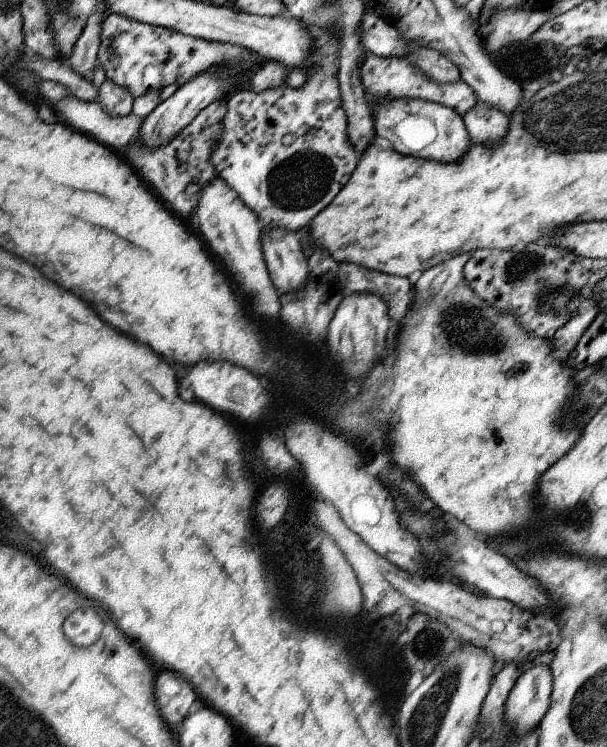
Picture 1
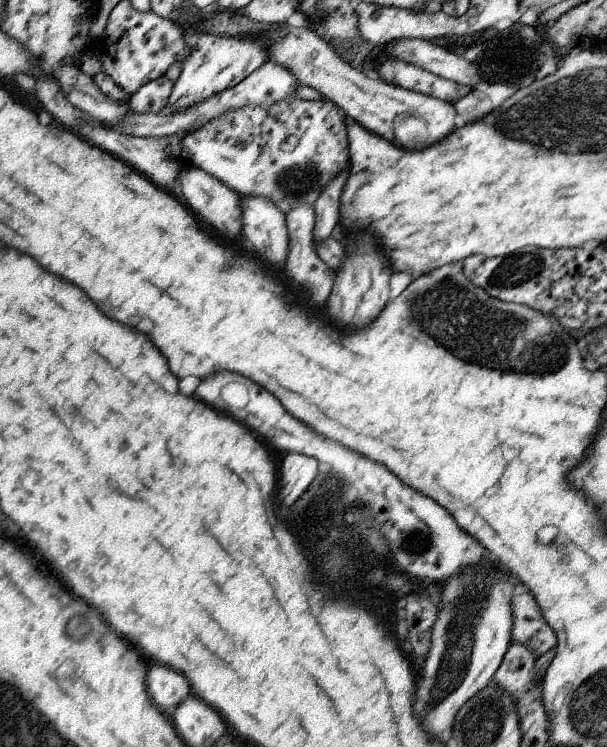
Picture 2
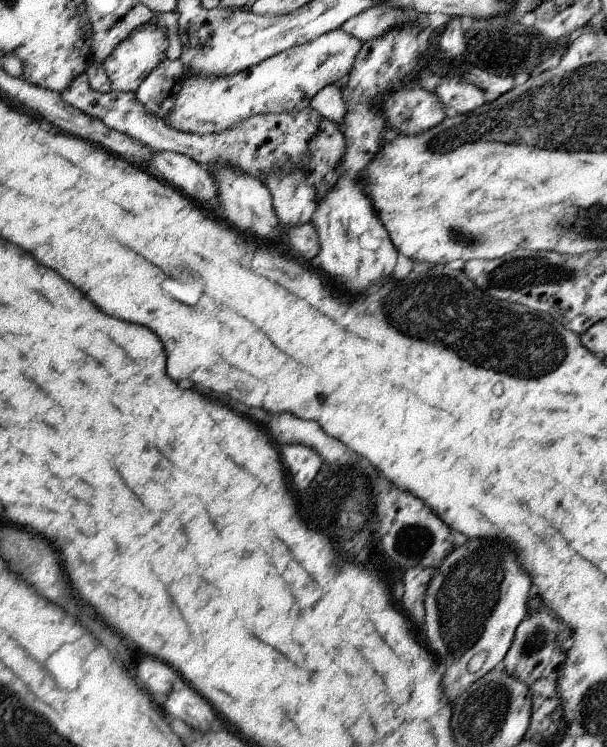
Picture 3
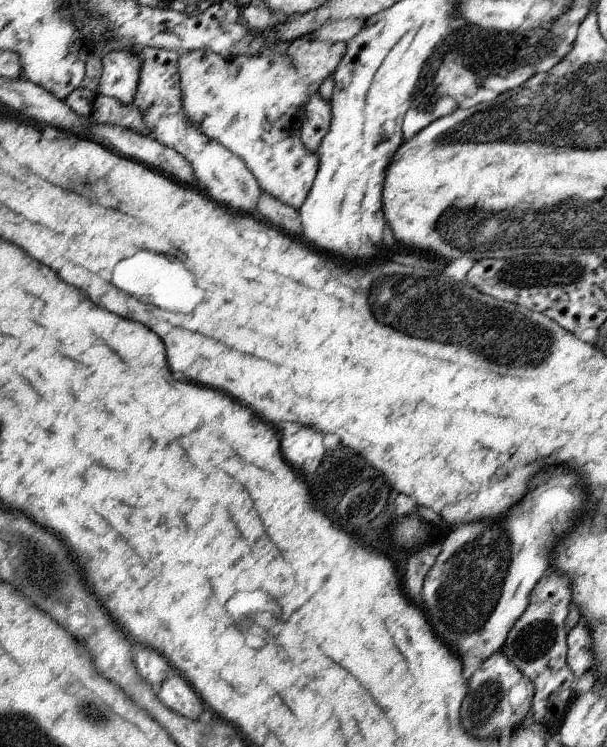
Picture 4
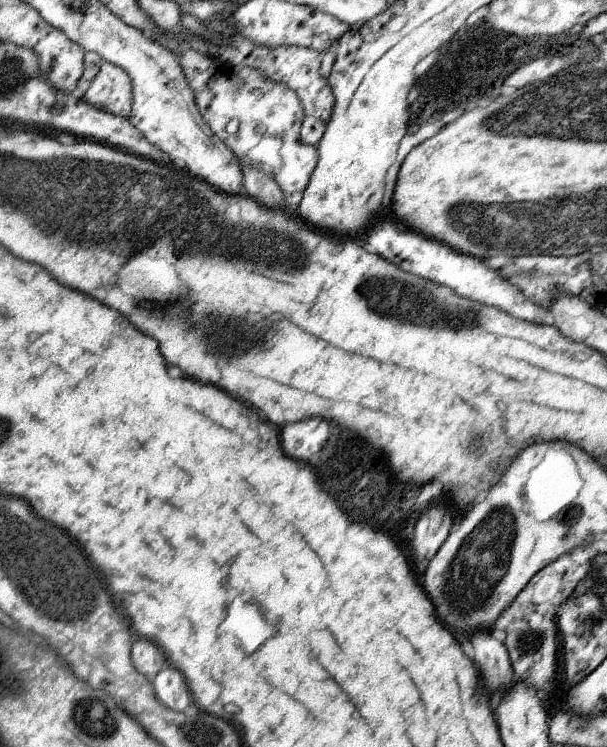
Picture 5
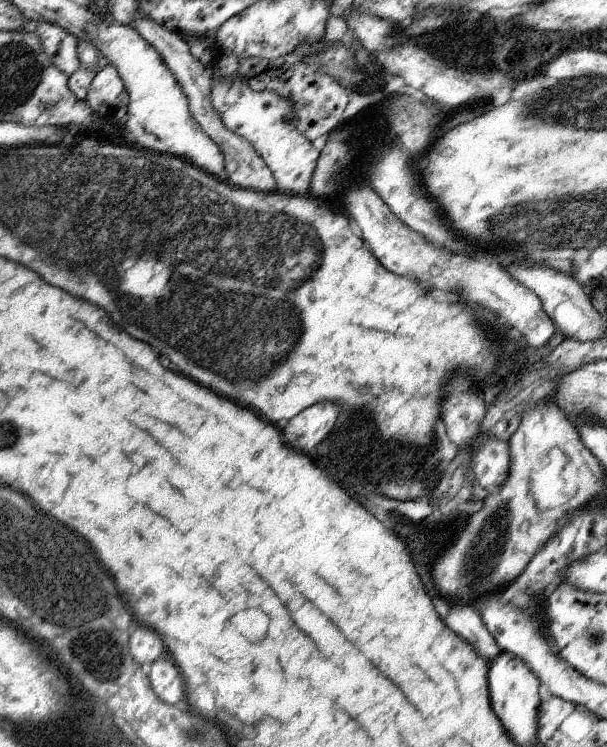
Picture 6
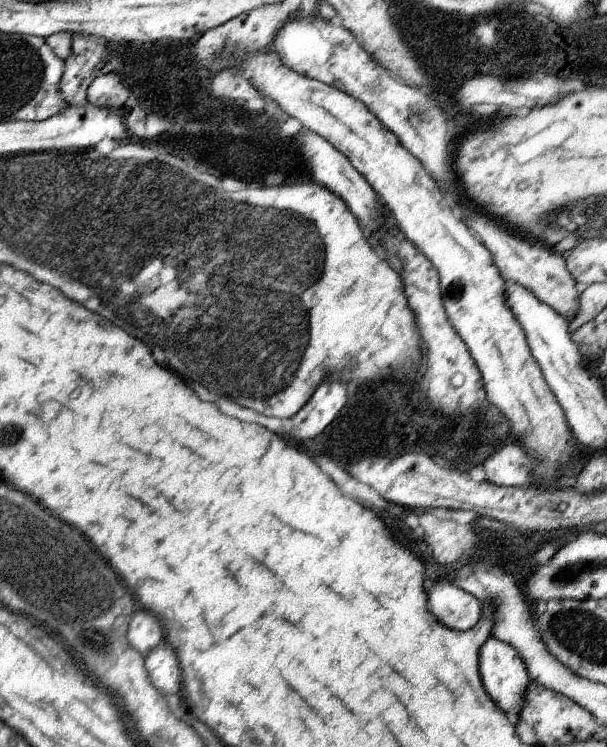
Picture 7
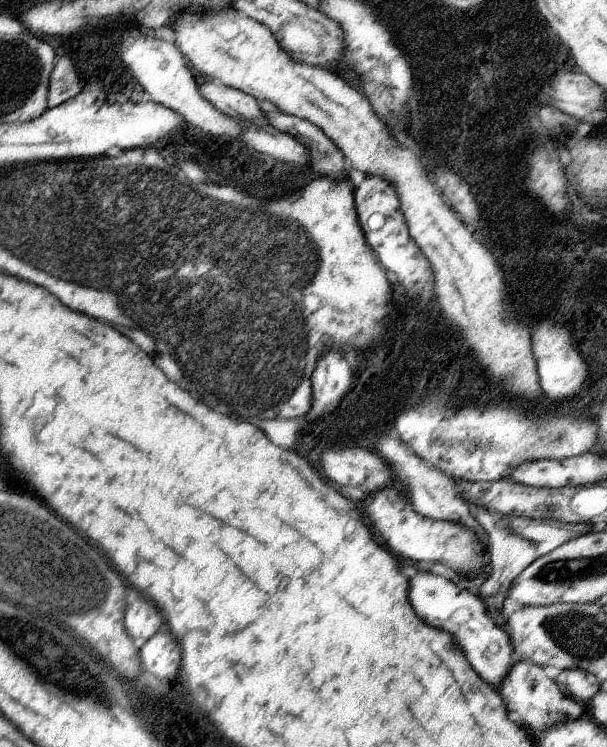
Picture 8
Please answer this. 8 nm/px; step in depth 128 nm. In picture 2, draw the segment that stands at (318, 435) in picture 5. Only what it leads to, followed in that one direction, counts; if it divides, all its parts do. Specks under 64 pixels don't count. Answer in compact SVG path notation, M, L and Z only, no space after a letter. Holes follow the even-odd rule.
M288 454L284 458L280 472L282 474L278 480L278 500L280 500L280 506L288 508L312 484L314 476L318 474L318 462L307 455Z

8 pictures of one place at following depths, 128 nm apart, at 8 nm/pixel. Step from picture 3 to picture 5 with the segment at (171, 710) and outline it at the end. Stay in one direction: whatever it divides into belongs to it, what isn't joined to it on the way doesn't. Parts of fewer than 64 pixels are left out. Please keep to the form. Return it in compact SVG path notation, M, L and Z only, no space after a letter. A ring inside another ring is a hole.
M163 668L151 679L157 699L162 704L183 713L190 711L188 706L192 704L192 698L190 698L186 682L178 670Z

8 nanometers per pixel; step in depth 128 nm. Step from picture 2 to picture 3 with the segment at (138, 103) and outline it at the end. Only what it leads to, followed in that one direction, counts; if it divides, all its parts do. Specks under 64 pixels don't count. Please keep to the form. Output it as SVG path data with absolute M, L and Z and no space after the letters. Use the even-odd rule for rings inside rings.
M164 58L135 91L138 102L153 116L166 120L182 90L183 63Z

